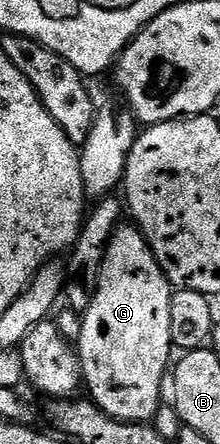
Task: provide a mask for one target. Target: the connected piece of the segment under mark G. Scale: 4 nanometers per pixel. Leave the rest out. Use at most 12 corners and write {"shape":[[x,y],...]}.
{"shape":[[119,226],[76,342],[89,399],[153,421],[172,364],[172,285]]}

